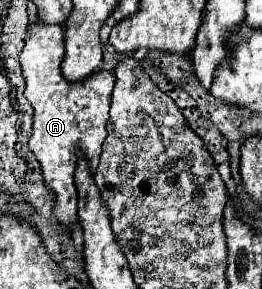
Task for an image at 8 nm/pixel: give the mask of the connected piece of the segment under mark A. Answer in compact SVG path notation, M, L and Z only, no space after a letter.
M36 19L28 23L24 49L20 53L22 75L26 81L26 99L34 109L34 133L30 137L30 149L38 157L44 173L46 185L56 193L56 209L54 215L58 221L72 229L78 221L76 215L76 187L74 187L74 169L76 169L76 149L80 149L86 159L90 161L90 171L94 173L100 161L102 143L106 139L106 123L108 123L108 109L110 97L114 87L114 73L112 71L96 71L82 81L68 81L60 71L60 63L64 57L64 27L62 25L46 25L44 21Z

